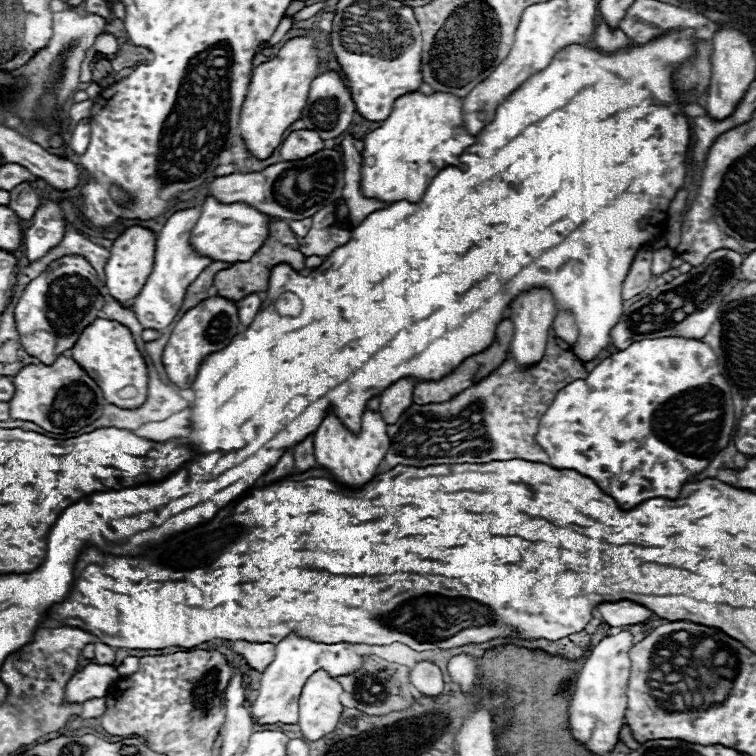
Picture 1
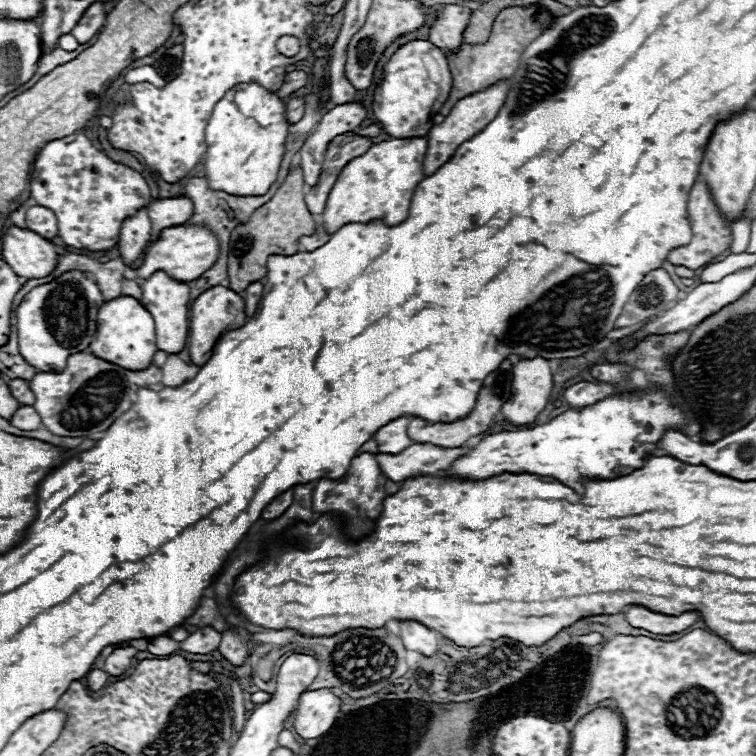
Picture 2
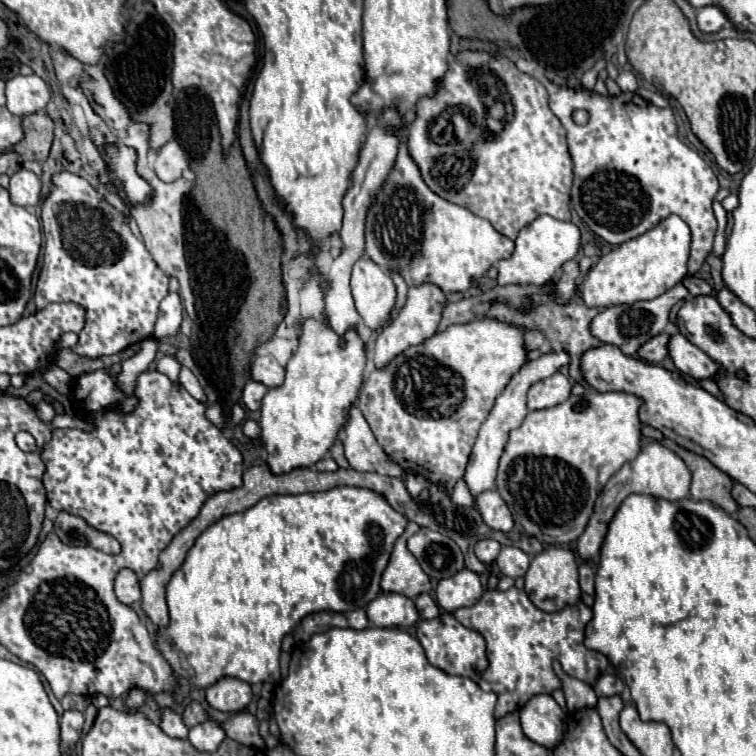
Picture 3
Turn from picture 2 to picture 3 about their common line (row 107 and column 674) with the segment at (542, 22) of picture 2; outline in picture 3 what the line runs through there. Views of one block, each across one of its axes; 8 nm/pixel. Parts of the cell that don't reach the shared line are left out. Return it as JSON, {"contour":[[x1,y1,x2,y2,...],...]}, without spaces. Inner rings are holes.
{"contour":[[662,438,658,442,664,444,666,448,670,448,674,454,678,454,686,462,686,466,692,474,692,484,690,484,690,498,692,500,712,502,726,512,728,510,738,510,738,504,730,496,732,478,728,474,724,474,716,466,712,466,706,458,684,450,682,446,678,446,676,442,672,442,668,438]]}

